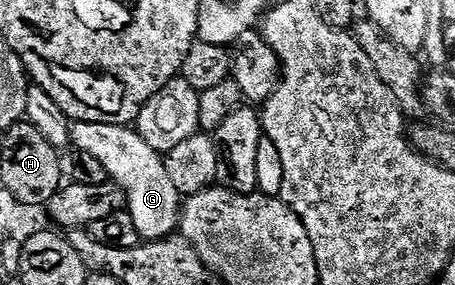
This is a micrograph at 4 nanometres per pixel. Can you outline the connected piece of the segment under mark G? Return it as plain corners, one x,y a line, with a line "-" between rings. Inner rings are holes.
77,121
72,125
72,145
79,152
94,155
94,159
106,167
109,178
124,192
126,212
134,219
140,238
144,241
163,241
179,230
182,194
166,172
164,157
150,147
150,143
146,143
135,128

